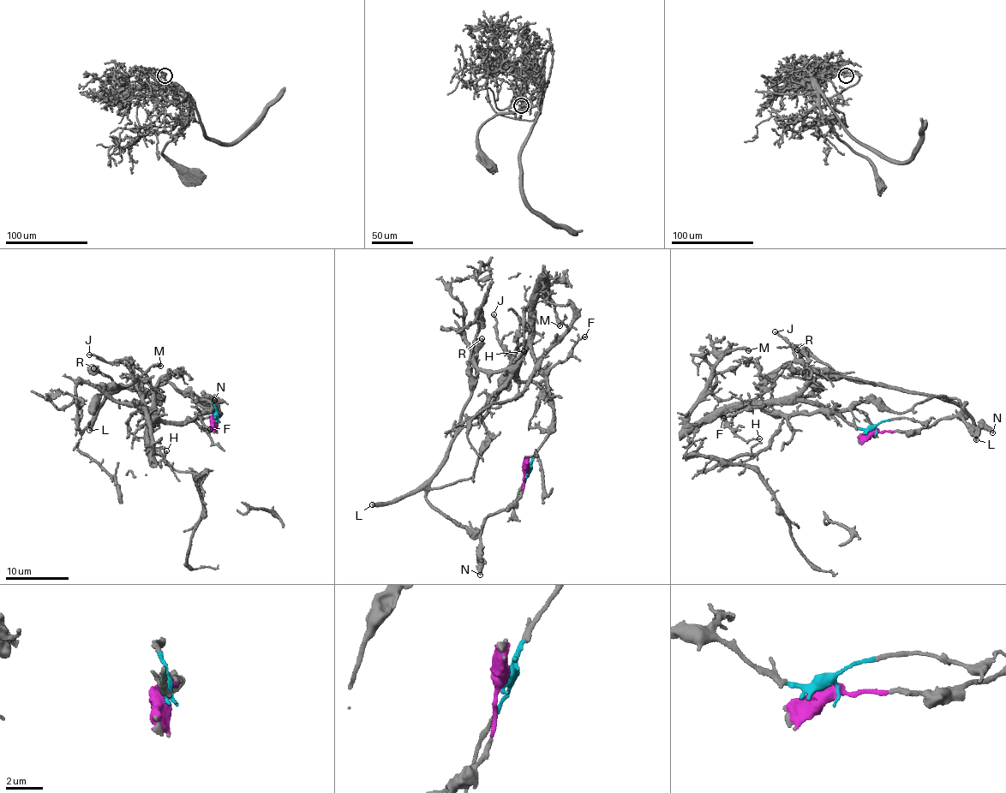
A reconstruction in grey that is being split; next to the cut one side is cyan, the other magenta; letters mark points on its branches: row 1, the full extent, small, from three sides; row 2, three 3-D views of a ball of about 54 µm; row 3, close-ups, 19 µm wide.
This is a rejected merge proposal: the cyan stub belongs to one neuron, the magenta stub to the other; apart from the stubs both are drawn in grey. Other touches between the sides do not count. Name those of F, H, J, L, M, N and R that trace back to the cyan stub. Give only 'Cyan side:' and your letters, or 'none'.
Cyan side: F, H, J, M

